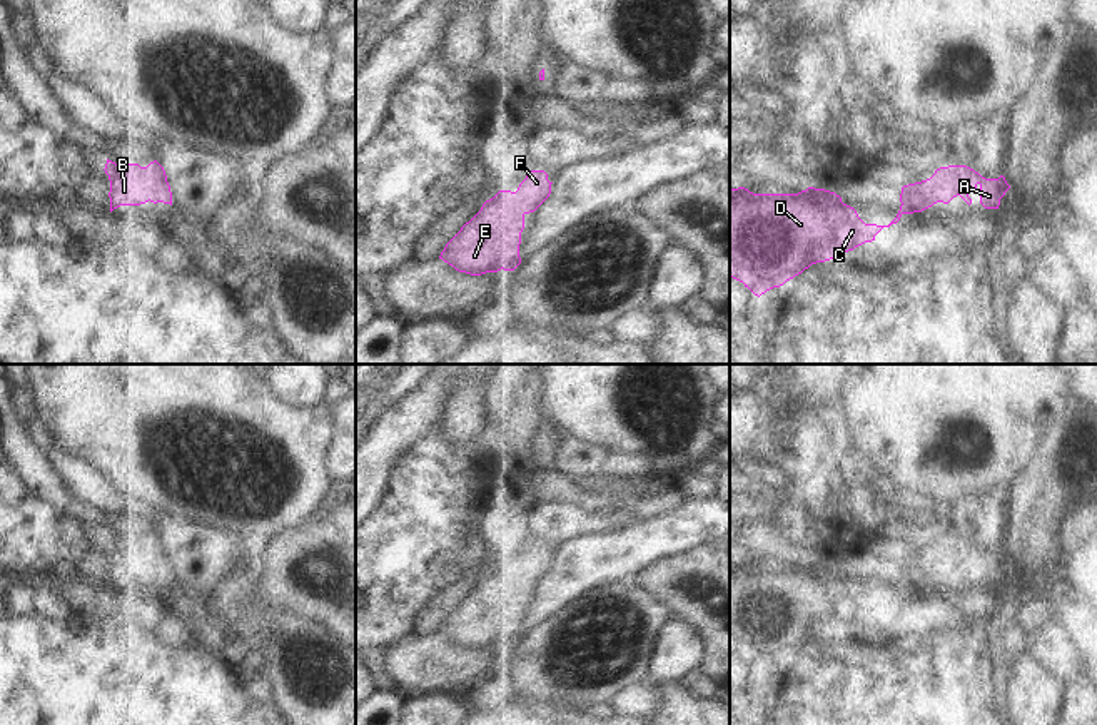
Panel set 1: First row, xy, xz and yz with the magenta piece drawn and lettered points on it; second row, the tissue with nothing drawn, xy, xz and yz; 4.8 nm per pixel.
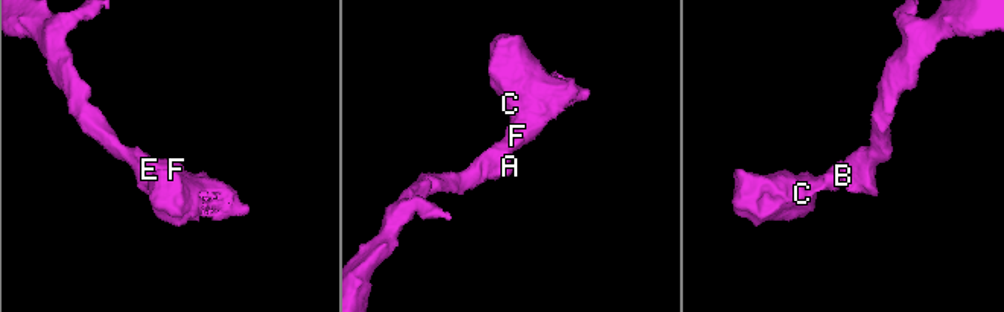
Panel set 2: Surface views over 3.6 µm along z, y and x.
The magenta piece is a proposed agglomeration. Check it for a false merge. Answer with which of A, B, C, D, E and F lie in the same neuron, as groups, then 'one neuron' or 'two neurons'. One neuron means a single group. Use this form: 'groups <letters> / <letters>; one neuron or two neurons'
groups A B C D E F; one neuron

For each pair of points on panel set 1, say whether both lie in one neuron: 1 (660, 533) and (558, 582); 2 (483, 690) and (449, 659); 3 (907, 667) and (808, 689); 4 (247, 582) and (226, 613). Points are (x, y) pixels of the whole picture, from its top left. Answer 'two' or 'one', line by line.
1: one
2: two
3: one
4: one

